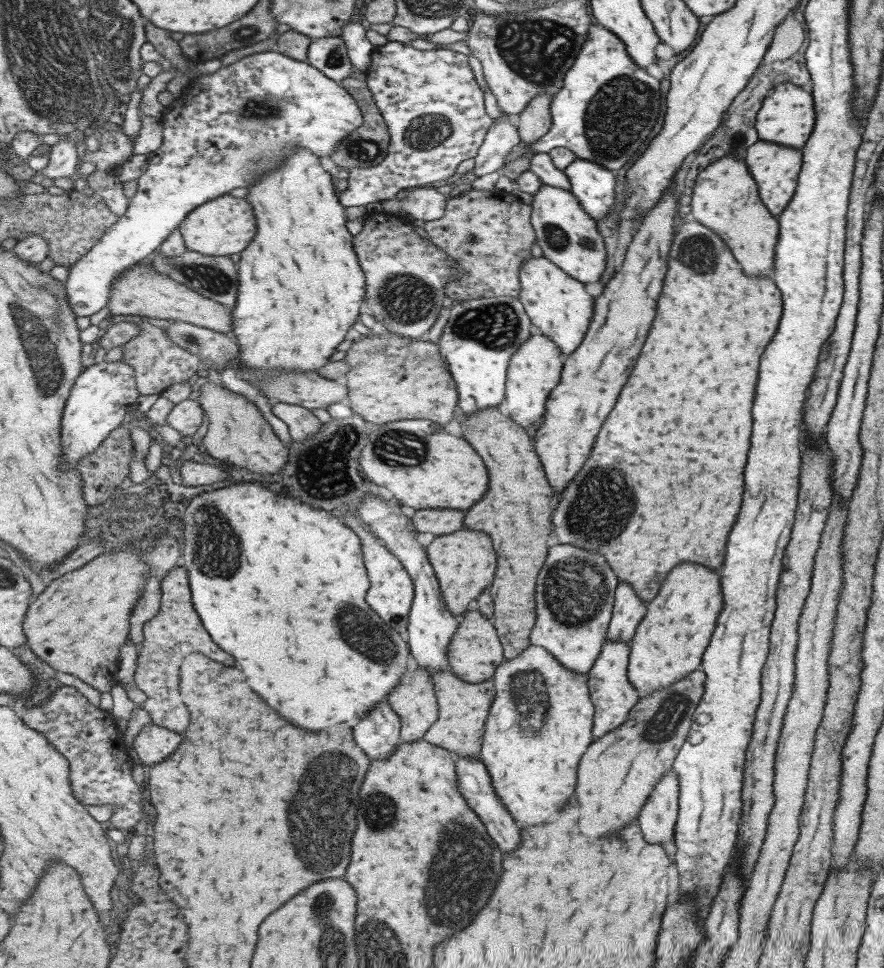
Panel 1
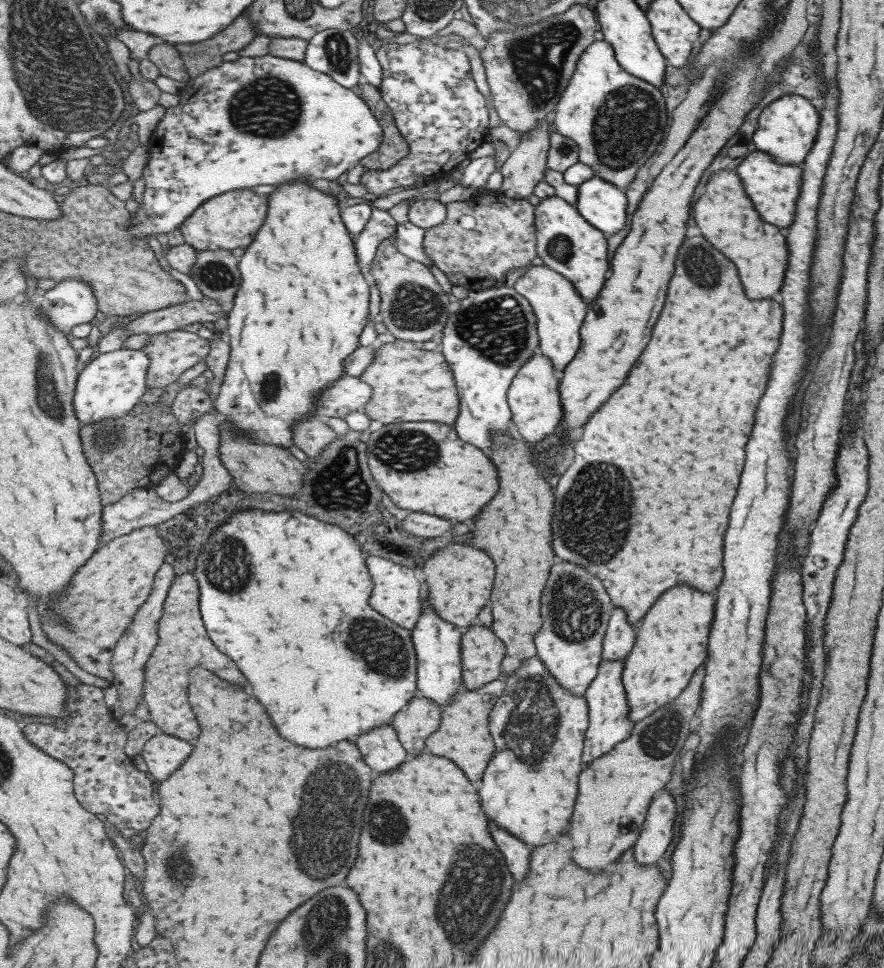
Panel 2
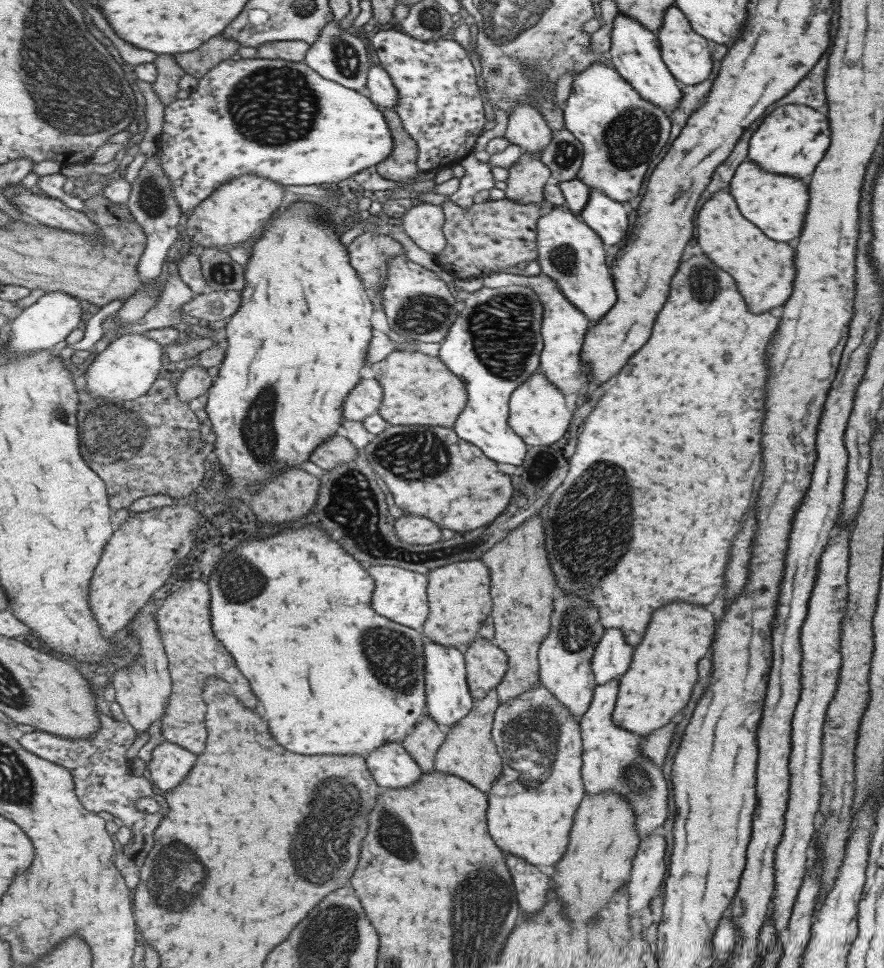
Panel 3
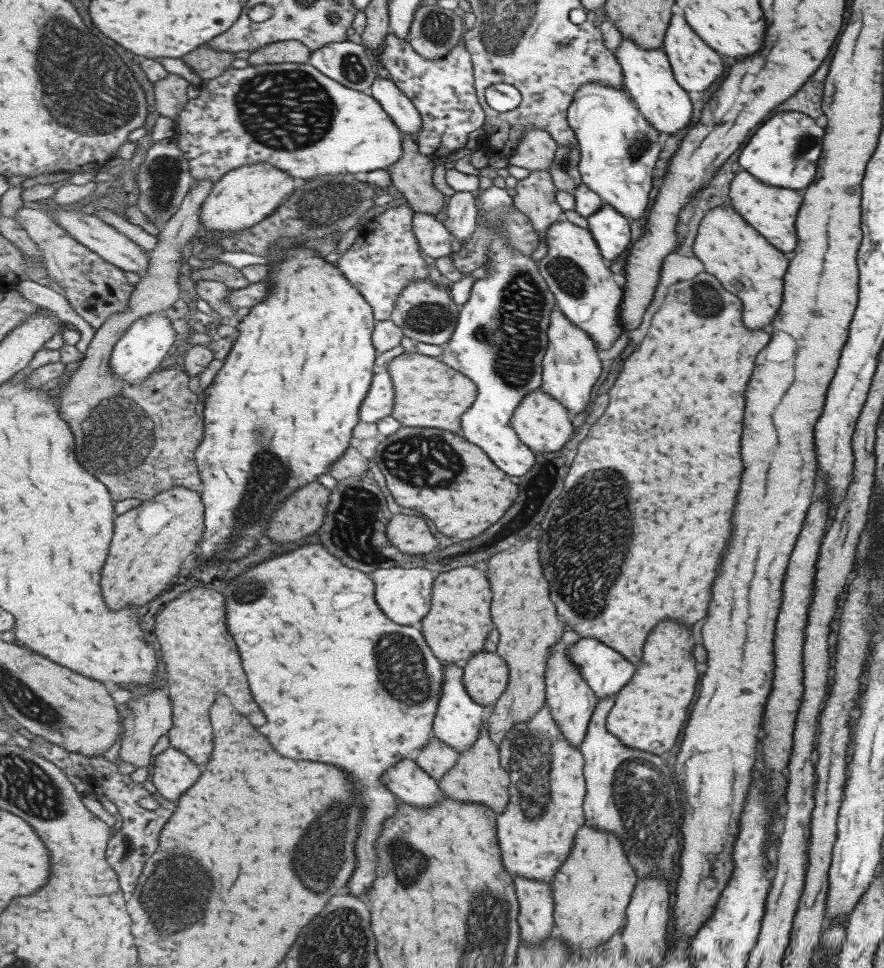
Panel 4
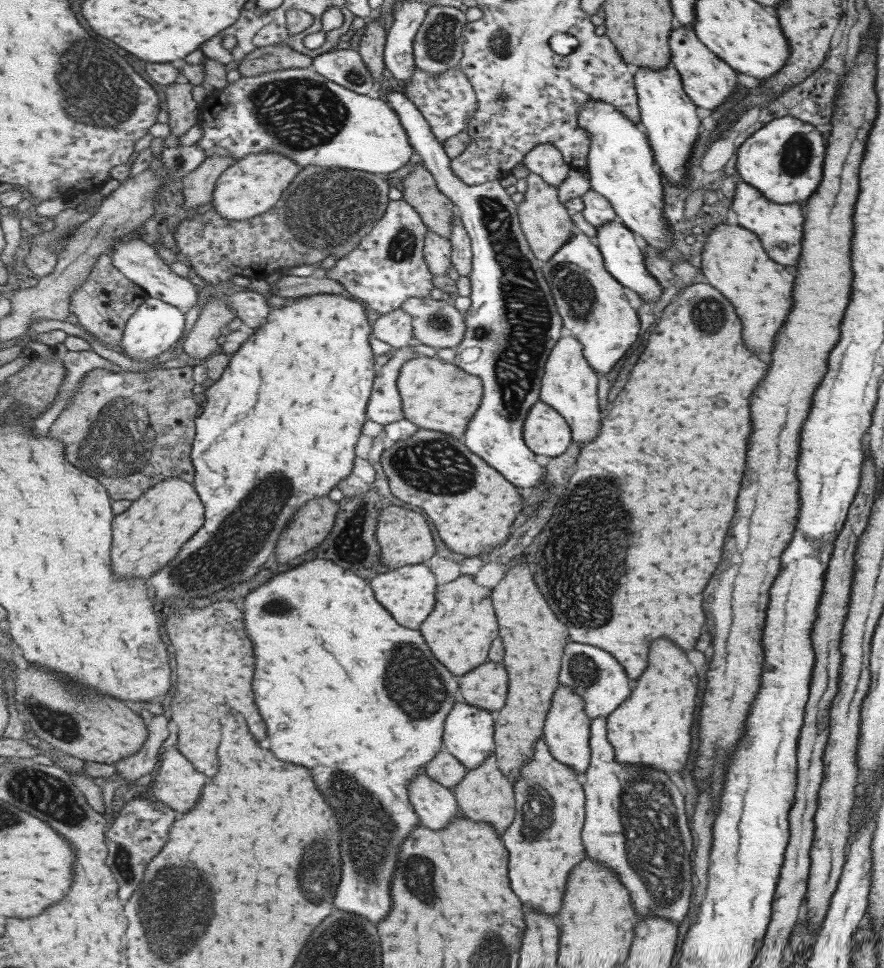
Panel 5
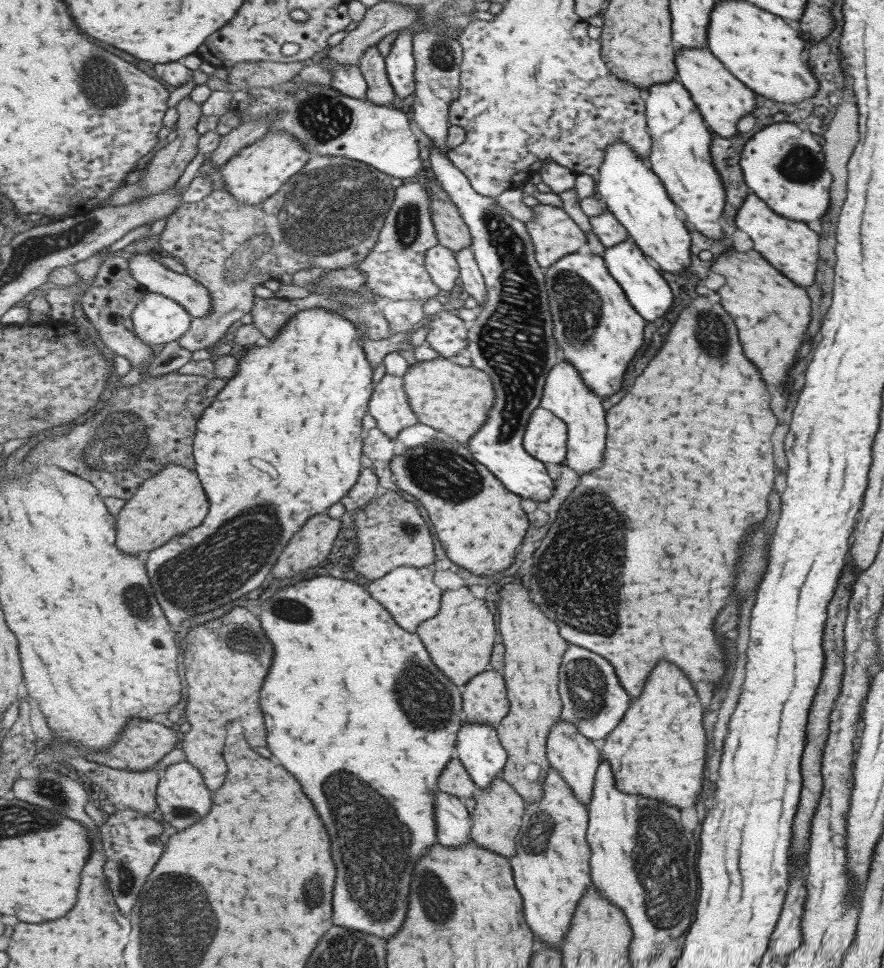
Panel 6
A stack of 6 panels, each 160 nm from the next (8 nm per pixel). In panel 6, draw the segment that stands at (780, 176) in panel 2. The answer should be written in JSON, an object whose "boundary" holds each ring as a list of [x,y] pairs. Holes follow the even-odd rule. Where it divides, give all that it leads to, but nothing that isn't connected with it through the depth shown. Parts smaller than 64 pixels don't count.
{"boundary":[[[751,193],[747,194],[743,204],[737,210],[734,224],[737,229],[749,236],[749,240],[753,242],[752,248],[769,266],[800,287],[813,284],[813,275],[817,268],[819,236],[809,230],[806,224],[775,215],[775,212],[767,208],[763,200],[759,200]]]}

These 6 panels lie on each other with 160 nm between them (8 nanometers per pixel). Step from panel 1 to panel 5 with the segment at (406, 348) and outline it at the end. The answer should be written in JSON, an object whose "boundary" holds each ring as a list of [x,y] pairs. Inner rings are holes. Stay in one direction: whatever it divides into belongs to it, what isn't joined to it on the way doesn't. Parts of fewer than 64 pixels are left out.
{"boundary":[[[421,355],[407,360],[400,371],[398,389],[402,393],[405,419],[411,420],[421,429],[444,432],[462,440],[485,396],[479,376],[436,356]]]}

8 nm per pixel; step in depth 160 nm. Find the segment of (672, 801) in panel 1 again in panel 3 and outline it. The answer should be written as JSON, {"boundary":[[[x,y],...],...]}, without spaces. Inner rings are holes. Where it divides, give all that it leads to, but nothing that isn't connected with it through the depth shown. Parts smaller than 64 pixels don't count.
{"boundary":[[[661,830],[653,831],[650,835],[647,835],[647,840],[639,842],[639,850],[637,850],[635,858],[633,858],[631,878],[629,878],[629,884],[627,884],[629,916],[639,912],[643,906],[647,906],[647,902],[659,892],[659,884],[664,881],[663,876],[666,875],[663,856],[665,856],[665,841]]]}

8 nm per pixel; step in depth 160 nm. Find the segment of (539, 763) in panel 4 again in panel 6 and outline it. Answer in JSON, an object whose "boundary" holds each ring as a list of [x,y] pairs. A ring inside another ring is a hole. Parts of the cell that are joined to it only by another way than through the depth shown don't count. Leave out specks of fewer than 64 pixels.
{"boundary":[[[554,768],[547,772],[540,801],[525,804],[527,816],[523,816],[523,832],[519,832],[519,856],[509,858],[509,863],[513,868],[514,887],[523,899],[523,916],[527,916],[531,932],[535,932],[541,942],[557,946],[569,928],[578,900],[591,886],[590,850],[584,837],[588,814]]]}

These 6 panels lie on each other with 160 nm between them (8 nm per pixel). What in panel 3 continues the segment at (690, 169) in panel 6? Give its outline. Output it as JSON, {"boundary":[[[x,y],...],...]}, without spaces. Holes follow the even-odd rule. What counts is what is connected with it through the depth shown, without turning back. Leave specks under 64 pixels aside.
{"boundary":[[[616,10],[611,23],[610,49],[607,57],[610,60],[610,66],[638,92],[641,98],[648,100],[665,113],[673,111],[678,105],[680,90],[675,85],[672,74],[661,60],[655,31],[648,31],[635,19]]]}

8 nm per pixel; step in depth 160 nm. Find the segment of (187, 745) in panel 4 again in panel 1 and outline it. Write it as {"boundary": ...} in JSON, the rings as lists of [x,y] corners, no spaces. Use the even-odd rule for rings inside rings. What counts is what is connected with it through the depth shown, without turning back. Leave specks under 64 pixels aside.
{"boundary":[[[183,565],[175,567],[162,582],[161,611],[145,626],[146,639],[138,650],[137,668],[134,675],[136,686],[147,696],[141,706],[151,716],[152,722],[158,725],[163,724],[163,727],[177,730],[177,732],[185,732],[191,722],[191,714],[179,692],[179,684],[181,684],[179,668],[181,668],[183,658],[193,652],[203,652],[211,656],[213,660],[219,660],[227,666],[235,664],[235,658],[213,642],[211,634],[203,626],[202,618],[199,618],[197,609],[193,606],[193,592],[189,588],[189,572]]]}

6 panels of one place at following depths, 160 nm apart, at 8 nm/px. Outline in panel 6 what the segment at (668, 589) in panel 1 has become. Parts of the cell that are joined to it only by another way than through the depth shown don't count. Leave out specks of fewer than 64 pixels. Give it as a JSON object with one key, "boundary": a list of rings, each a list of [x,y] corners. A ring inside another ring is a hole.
{"boundary":[[[659,660],[659,664],[655,664],[655,668],[649,672],[641,694],[631,702],[631,706],[624,712],[623,720],[615,725],[604,740],[601,754],[609,763],[615,786],[622,793],[643,794],[677,808],[687,808],[695,802],[695,796],[701,790],[705,734],[701,728],[701,704],[679,668]]]}

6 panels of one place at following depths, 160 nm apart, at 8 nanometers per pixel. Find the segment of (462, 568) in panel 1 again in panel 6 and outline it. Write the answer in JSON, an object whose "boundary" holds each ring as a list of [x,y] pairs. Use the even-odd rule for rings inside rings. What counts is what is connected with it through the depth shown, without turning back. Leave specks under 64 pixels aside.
{"boundary":[[[467,586],[459,590],[447,590],[443,594],[443,612],[439,612],[435,620],[423,623],[423,628],[419,628],[419,636],[423,636],[423,642],[427,644],[435,664],[449,680],[462,688],[475,676],[482,674],[483,670],[491,668],[489,664],[495,652],[493,646],[499,644],[500,638],[497,620],[487,608],[487,602],[475,598]]]}

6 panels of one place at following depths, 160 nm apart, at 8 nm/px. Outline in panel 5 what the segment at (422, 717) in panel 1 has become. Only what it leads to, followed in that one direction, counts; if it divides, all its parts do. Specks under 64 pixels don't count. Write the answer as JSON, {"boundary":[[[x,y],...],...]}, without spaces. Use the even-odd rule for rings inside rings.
{"boundary":[[[443,748],[443,751],[426,764],[424,772],[447,788],[453,789],[465,778],[467,769],[453,753]]]}

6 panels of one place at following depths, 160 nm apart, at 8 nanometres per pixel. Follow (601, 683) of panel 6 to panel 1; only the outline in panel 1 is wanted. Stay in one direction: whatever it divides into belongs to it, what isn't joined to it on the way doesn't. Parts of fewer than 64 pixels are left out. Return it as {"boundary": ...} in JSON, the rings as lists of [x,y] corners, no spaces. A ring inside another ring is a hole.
{"boundary":[[[617,584],[605,639],[627,643],[645,611],[643,600],[635,596],[629,584]]]}

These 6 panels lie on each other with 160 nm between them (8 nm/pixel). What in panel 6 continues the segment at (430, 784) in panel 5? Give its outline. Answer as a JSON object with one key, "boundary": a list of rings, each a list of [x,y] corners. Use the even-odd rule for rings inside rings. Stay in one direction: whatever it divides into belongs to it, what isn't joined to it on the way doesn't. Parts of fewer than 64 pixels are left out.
{"boundary":[[[439,791],[435,804],[438,821],[438,842],[453,848],[466,846],[473,838],[473,816],[463,799]]]}

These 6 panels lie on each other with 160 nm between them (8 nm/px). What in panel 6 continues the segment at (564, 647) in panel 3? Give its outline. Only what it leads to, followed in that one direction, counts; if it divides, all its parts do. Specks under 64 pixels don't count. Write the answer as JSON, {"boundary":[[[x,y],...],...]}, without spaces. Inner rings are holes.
{"boundary":[[[559,718],[551,728],[549,738],[546,740],[546,756],[550,768],[554,768],[559,773],[559,776],[576,796],[576,799],[587,808],[591,798],[594,774],[600,763],[599,752],[593,746],[592,741],[585,738],[585,736],[581,736],[574,724]]]}

